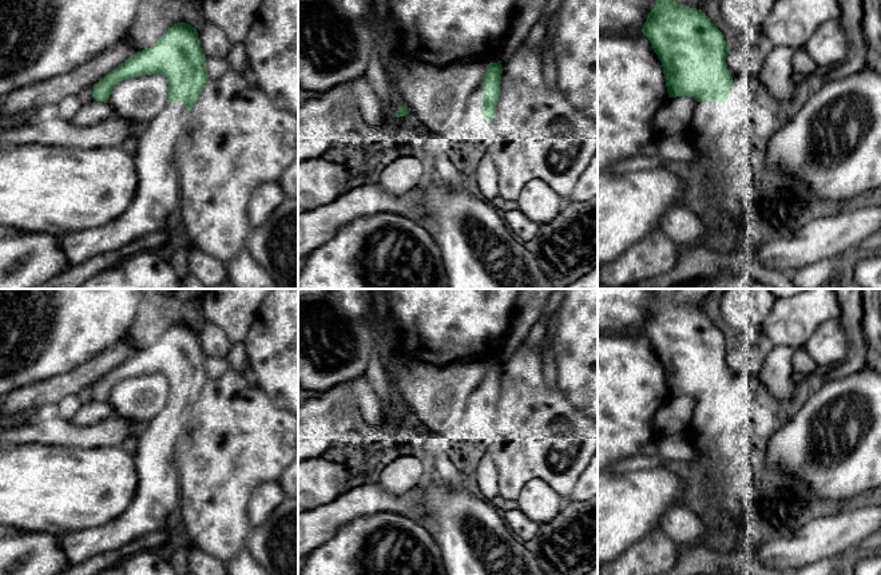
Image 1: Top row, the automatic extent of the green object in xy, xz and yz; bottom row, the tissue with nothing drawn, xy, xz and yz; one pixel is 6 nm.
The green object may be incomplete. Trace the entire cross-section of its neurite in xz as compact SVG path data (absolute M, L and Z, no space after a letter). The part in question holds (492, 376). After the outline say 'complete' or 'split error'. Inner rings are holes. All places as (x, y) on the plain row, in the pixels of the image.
M489 362L488 369L484 373L481 384L484 385L484 401L480 401L479 386L472 392L468 398L469 412L477 419L492 421L496 412L496 402L500 396L500 381L501 381L503 365L497 362Z | split error

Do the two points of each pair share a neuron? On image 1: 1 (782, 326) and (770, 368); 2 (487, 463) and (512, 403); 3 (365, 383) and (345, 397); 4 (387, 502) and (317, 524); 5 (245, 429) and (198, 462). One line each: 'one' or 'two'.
1: two
2: two
3: two
4: one
5: one

